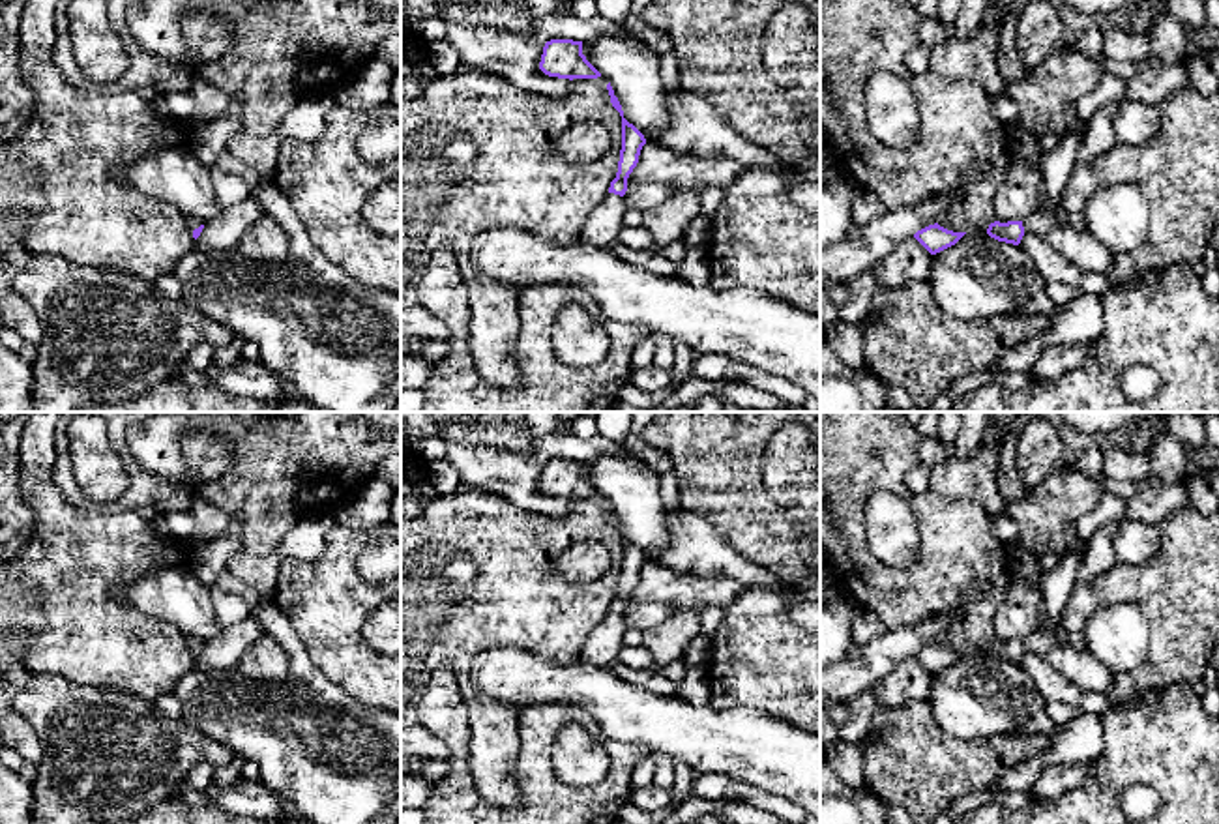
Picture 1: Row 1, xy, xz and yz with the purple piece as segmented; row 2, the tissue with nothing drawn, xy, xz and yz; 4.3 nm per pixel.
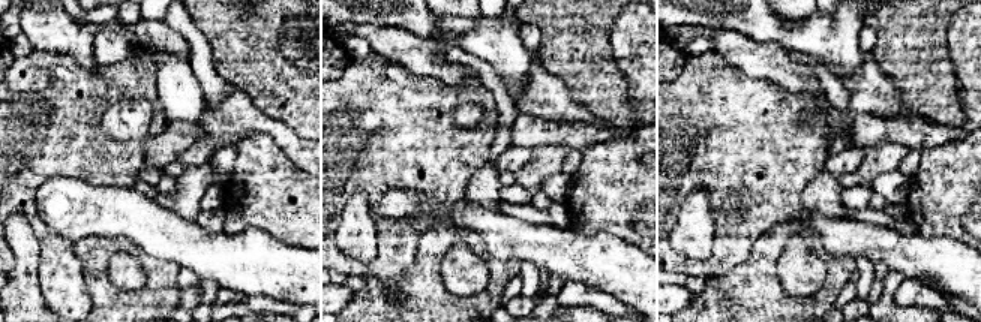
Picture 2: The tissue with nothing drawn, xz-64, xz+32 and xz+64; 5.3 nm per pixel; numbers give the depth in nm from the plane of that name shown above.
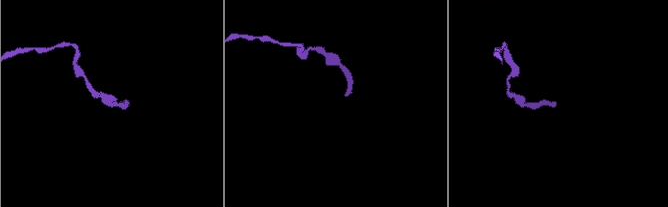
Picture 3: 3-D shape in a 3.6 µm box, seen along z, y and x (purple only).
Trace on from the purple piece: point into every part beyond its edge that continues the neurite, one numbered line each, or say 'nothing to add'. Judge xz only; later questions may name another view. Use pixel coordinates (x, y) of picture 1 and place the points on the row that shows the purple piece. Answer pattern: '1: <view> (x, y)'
1: xz (602, 229)

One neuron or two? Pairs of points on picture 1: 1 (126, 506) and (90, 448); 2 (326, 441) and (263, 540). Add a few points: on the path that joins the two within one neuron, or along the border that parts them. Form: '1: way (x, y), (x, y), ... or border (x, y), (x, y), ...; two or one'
1: border (120, 454), (128, 489), (115, 500), (90, 502); two
2: way (298, 456), (276, 480), (274, 512); one

